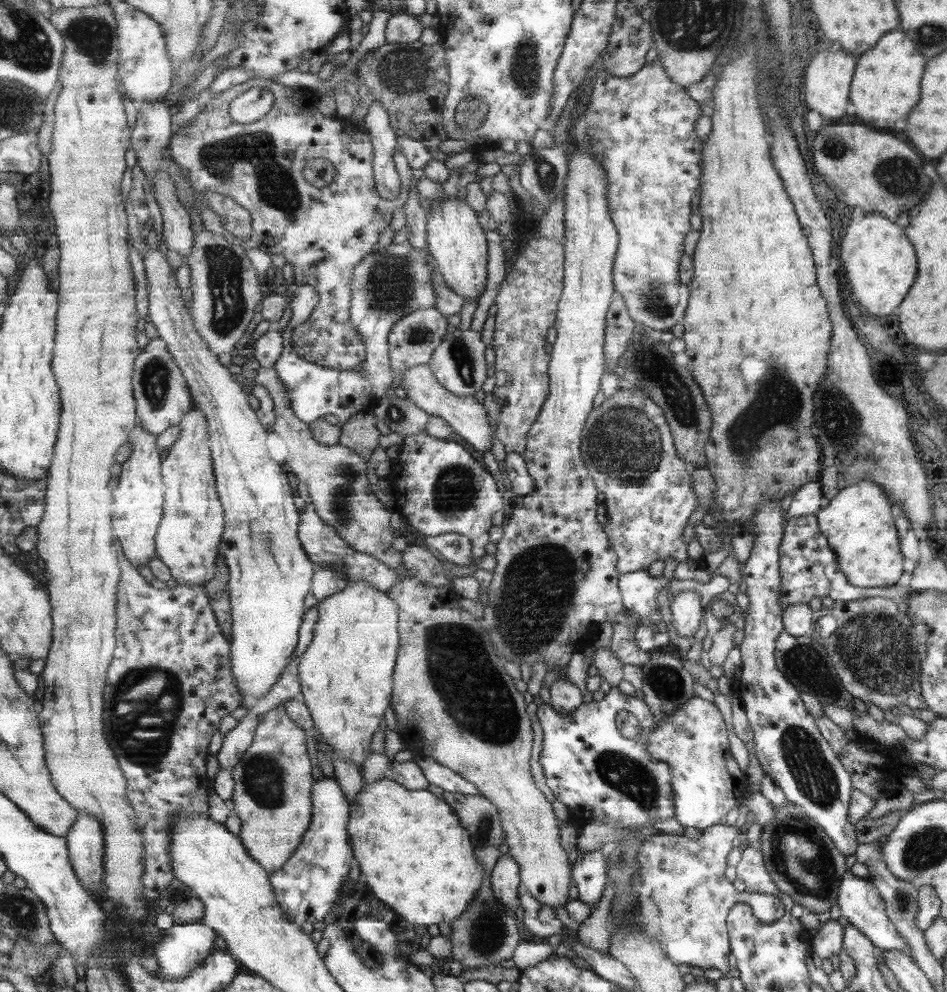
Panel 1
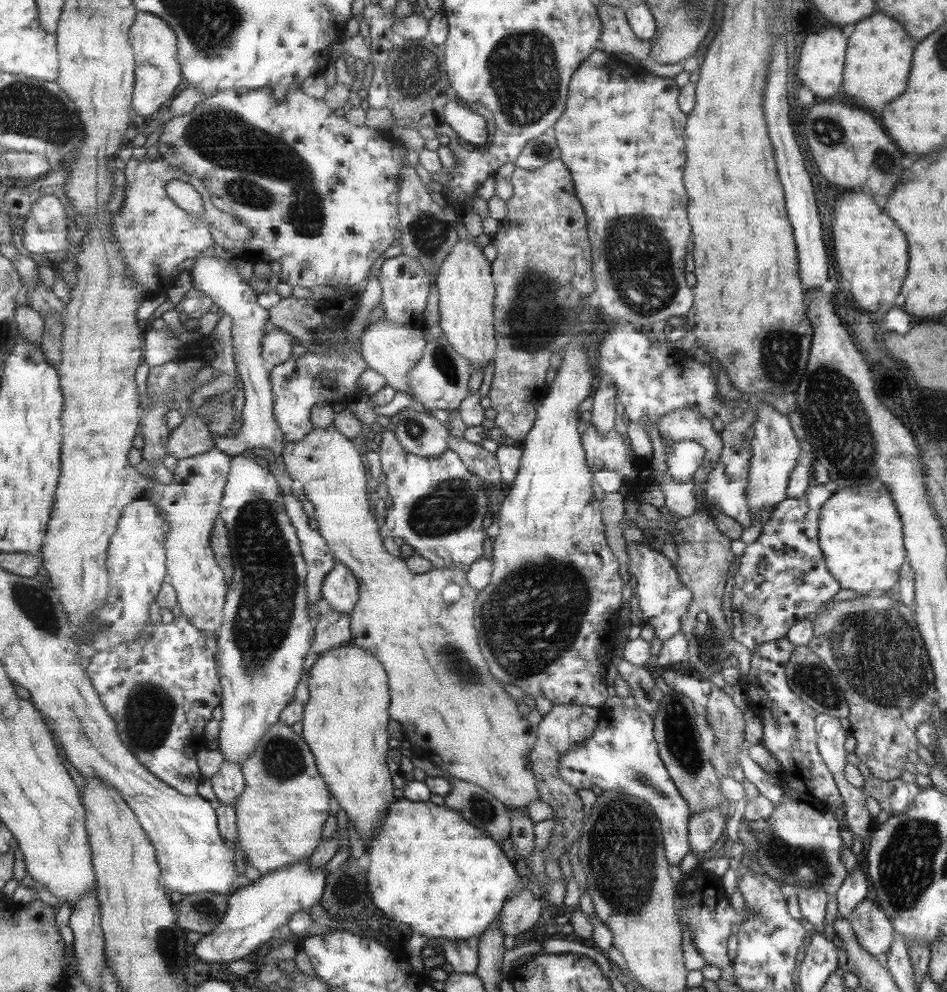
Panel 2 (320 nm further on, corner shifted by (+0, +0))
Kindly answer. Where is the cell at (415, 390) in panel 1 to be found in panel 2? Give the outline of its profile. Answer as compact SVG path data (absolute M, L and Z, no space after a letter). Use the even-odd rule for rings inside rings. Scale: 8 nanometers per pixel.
M389 319L378 320L370 324L360 338L362 357L369 367L382 374L393 388L411 394L410 370L423 358L428 345L424 331L406 324L395 324Z

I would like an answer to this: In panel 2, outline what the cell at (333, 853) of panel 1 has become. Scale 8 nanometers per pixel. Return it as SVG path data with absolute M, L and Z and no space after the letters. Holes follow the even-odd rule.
M308 860L301 864L290 864L277 872L262 875L262 879L253 884L244 885L239 892L230 895L229 910L213 934L203 935L193 946L195 956L205 963L243 962L260 946L267 946L275 939L277 928L288 925L294 912L309 911L311 906L320 902L327 886L327 875L323 868L312 870Z

